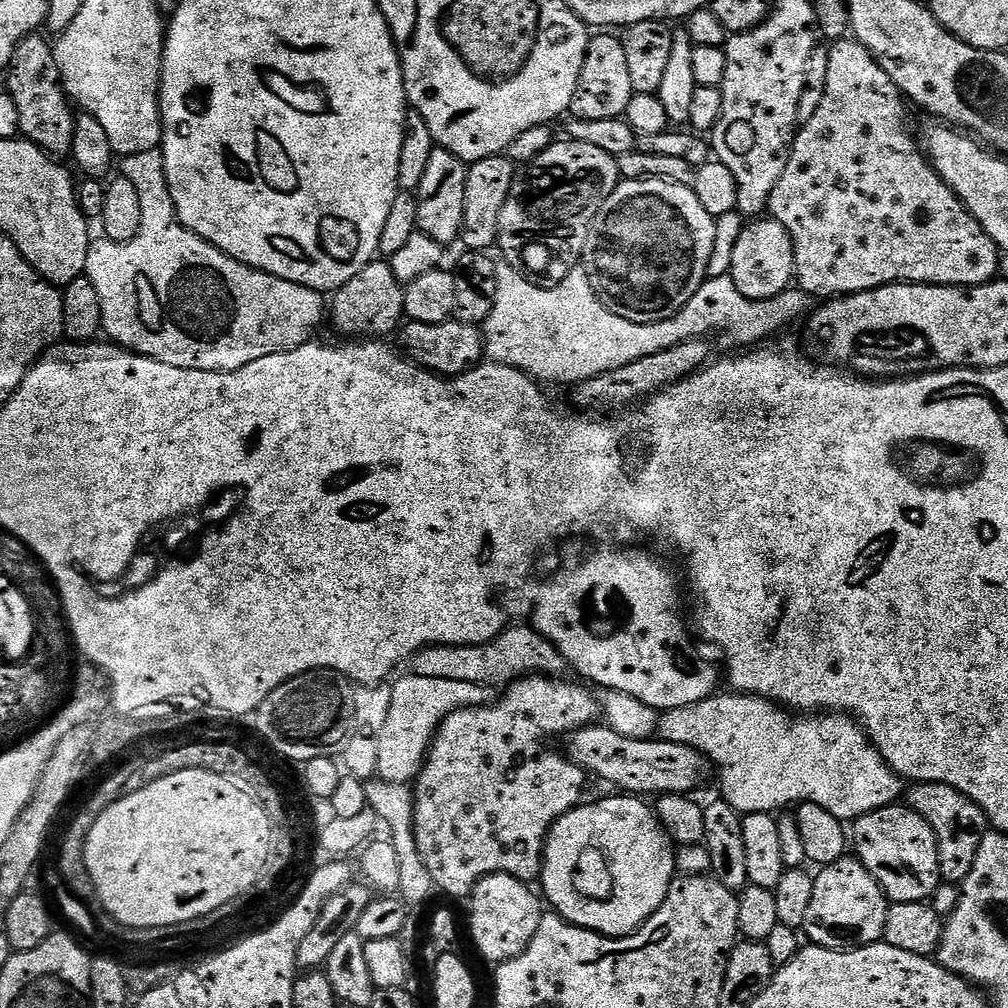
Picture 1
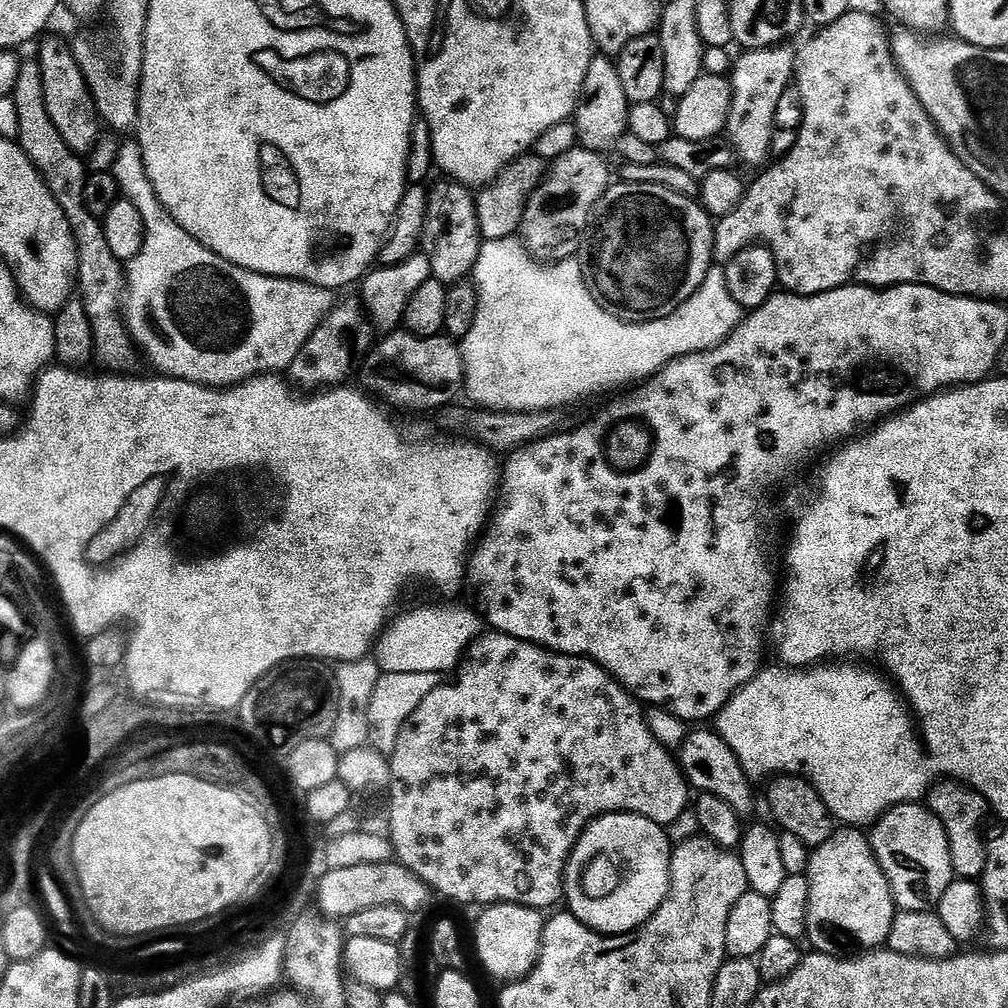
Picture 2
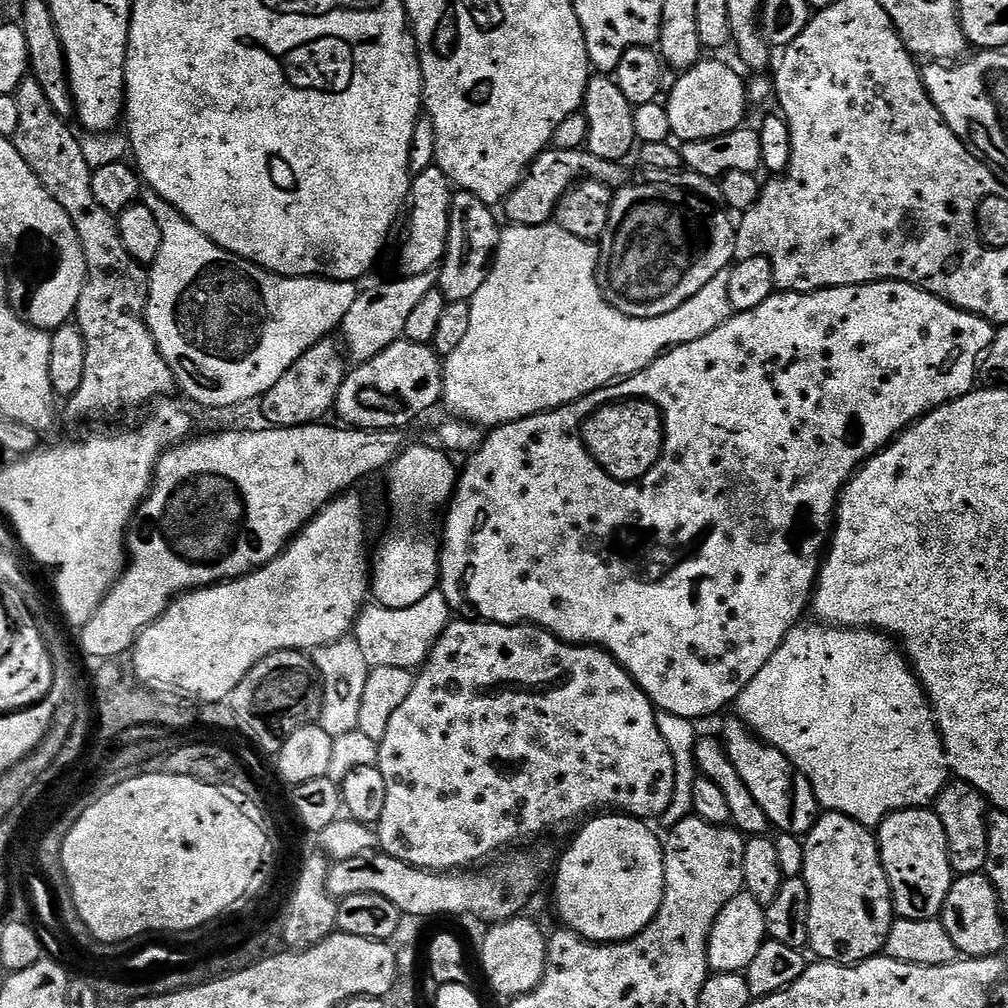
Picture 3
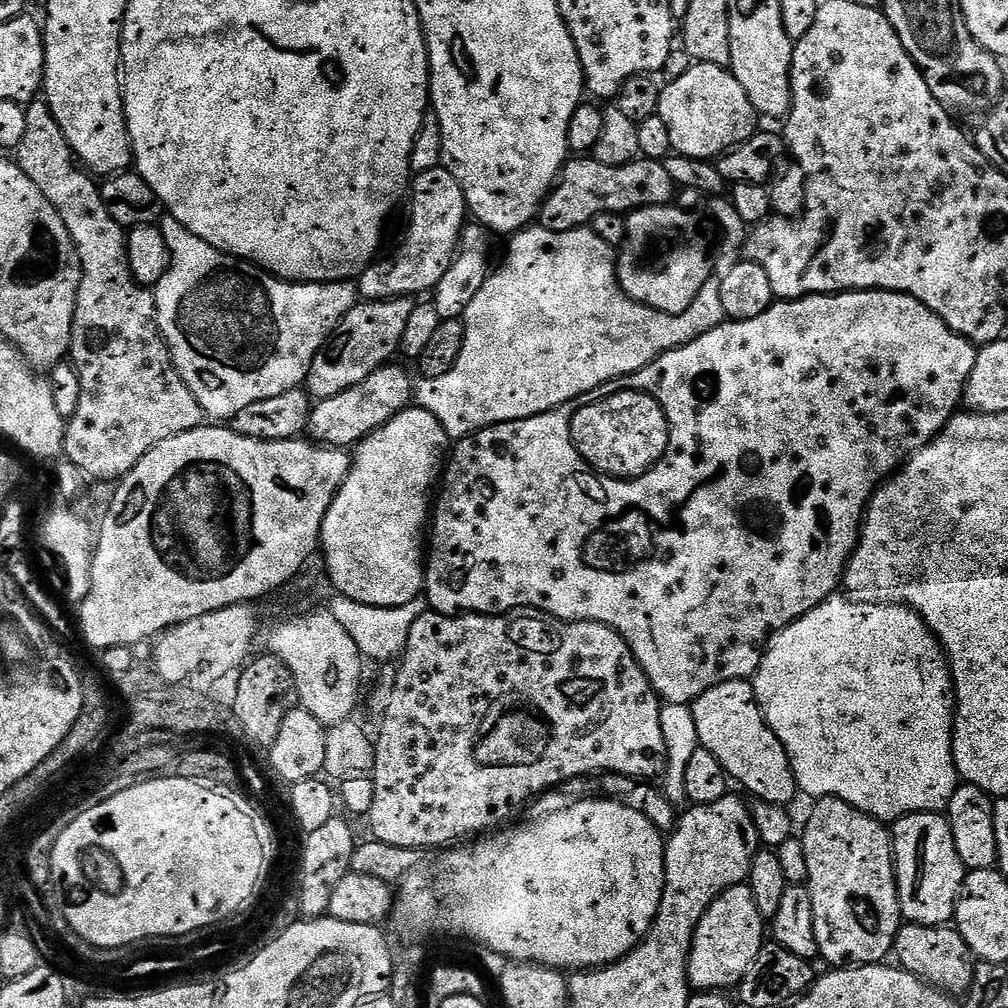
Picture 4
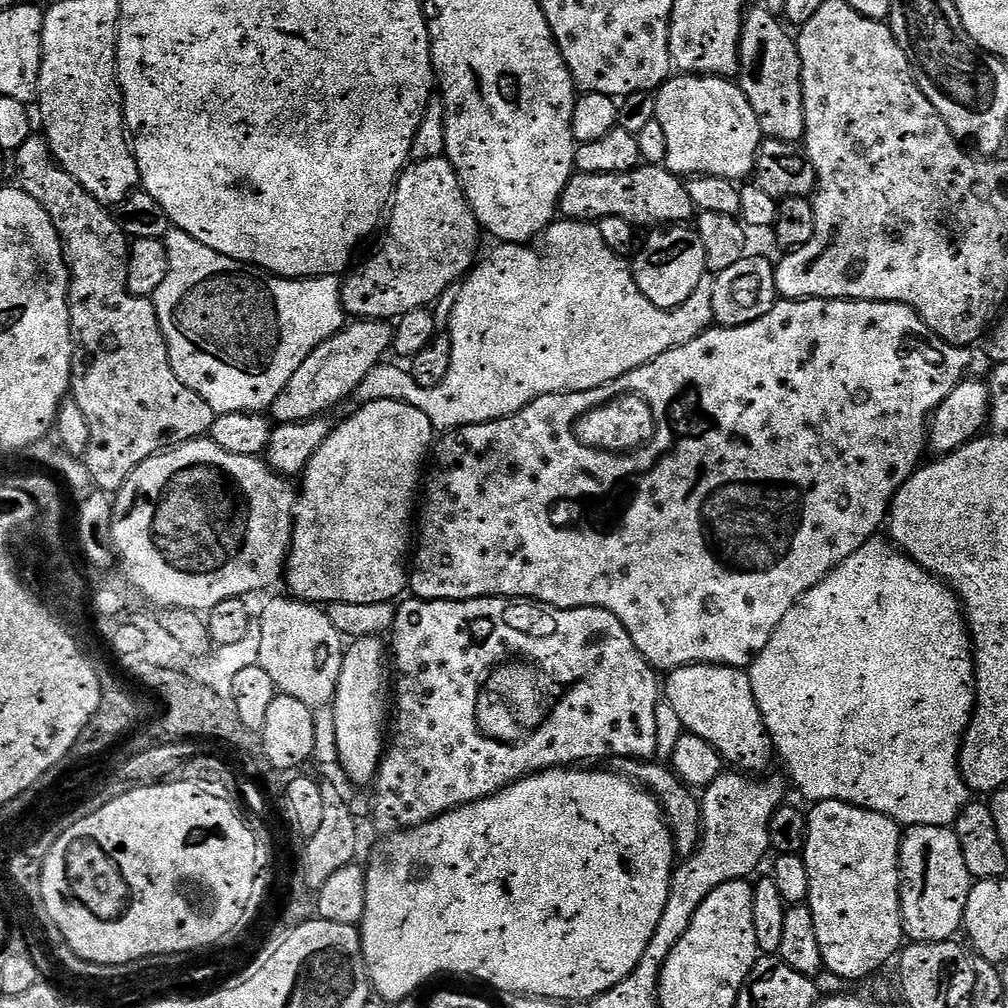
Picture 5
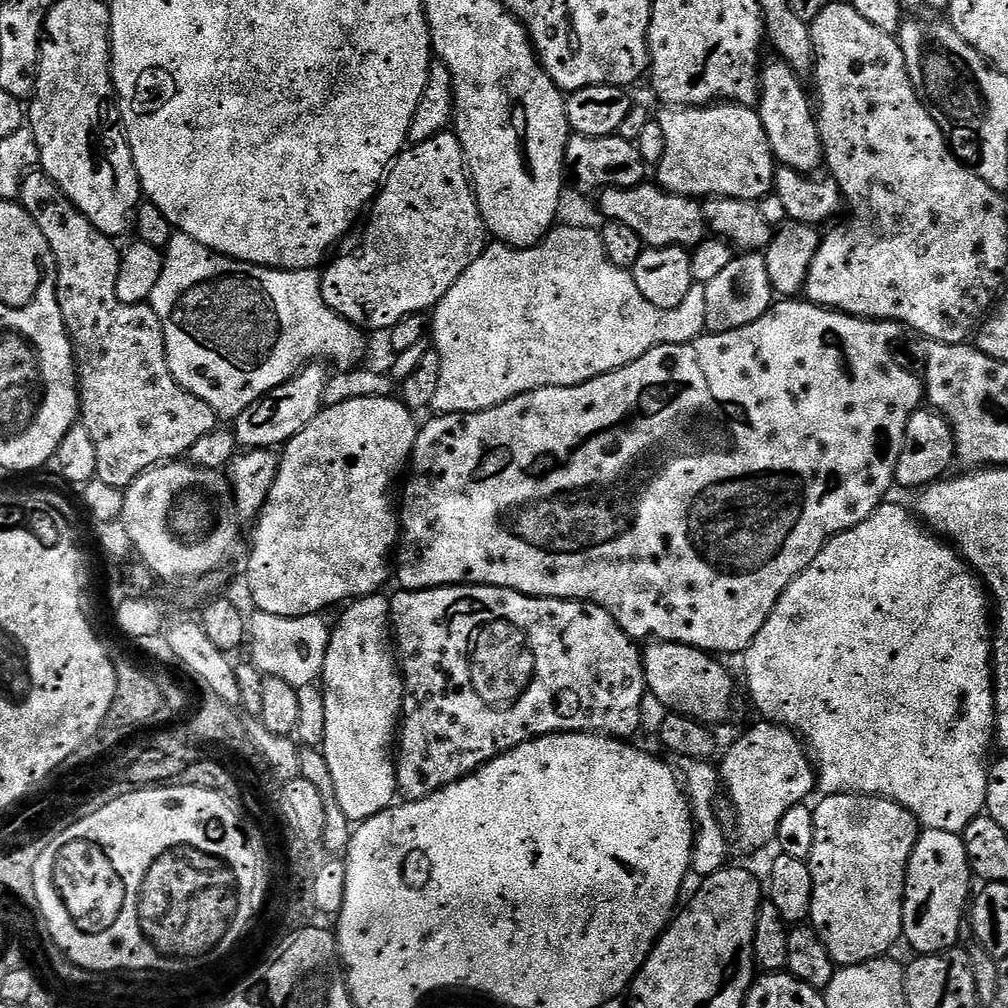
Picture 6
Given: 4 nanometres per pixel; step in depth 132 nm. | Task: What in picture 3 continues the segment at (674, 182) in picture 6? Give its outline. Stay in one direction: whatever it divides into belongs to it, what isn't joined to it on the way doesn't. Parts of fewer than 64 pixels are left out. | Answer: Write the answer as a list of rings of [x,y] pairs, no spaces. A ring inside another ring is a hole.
[[[704,58],[688,72],[679,73],[675,79],[676,85],[668,100],[666,96],[666,107],[670,114],[670,130],[677,141],[718,138],[745,123],[744,115],[750,109],[746,80],[730,65]]]

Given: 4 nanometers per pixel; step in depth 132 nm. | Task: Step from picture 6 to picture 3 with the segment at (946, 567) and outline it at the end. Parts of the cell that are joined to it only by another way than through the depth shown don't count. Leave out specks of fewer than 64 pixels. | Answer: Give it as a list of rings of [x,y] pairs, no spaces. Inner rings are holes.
[[[816,624],[810,625],[809,628],[797,626],[789,632],[776,653],[768,659],[766,666],[758,670],[750,686],[746,686],[746,690],[742,690],[742,694],[734,702],[735,715],[765,744],[786,754],[789,762],[810,782],[821,809],[841,812],[843,816],[854,818],[862,826],[875,829],[892,812],[901,812],[904,808],[928,808],[950,782],[950,769],[944,753],[944,743],[940,737],[940,728],[936,725],[936,716],[932,713],[932,705],[928,703],[928,695],[916,679],[916,673],[908,663],[908,657],[898,647],[895,639],[885,638],[875,630],[849,630]]]

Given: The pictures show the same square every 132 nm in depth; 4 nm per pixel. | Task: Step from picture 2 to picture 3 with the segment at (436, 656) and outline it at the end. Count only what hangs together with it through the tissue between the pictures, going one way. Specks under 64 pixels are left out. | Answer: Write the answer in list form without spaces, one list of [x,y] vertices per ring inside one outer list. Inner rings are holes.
[[[441,592],[426,594],[422,602],[414,606],[406,606],[402,610],[382,608],[379,606],[365,607],[356,620],[354,639],[362,646],[362,654],[366,654],[369,669],[392,666],[416,670],[427,660],[438,638],[453,623],[454,610],[446,602]]]

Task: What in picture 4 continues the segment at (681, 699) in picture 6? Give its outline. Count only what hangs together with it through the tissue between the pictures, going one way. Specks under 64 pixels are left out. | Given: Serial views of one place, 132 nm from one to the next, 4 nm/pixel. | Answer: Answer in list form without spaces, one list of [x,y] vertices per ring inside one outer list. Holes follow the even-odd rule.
[[[751,679],[722,682],[701,693],[696,700],[692,701],[690,707],[698,730],[699,747],[710,750],[710,754],[714,754],[714,758],[718,758],[718,762],[722,762],[729,777],[735,783],[737,780],[749,792],[749,797],[765,800],[771,804],[791,805],[791,800],[798,796],[796,775],[790,766],[782,742],[778,742],[774,730],[770,730],[770,726],[764,720],[760,704],[756,701],[756,692],[752,689]]]

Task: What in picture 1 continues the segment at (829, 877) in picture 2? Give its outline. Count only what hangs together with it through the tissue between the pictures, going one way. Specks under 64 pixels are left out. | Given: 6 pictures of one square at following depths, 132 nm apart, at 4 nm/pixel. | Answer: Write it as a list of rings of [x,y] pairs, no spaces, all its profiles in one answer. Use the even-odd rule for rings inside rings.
[[[845,858],[833,864],[825,864],[815,873],[814,898],[810,898],[810,910],[806,914],[803,928],[817,948],[865,948],[867,944],[883,941],[889,903],[879,882],[872,877],[870,870],[866,870],[864,863],[858,858]]]

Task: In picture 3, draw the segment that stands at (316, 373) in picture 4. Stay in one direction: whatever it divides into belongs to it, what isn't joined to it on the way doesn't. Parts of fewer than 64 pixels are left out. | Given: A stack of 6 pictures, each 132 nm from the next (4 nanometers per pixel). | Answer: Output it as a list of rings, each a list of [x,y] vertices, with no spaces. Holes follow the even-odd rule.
[[[435,271],[425,272],[422,276],[404,276],[393,284],[384,284],[381,288],[372,288],[361,291],[360,297],[350,306],[350,314],[346,314],[342,325],[343,343],[349,357],[353,356],[356,362],[372,360],[382,354],[393,344],[401,339],[406,330],[406,322],[410,313],[426,294],[430,294],[437,287],[438,276]]]

